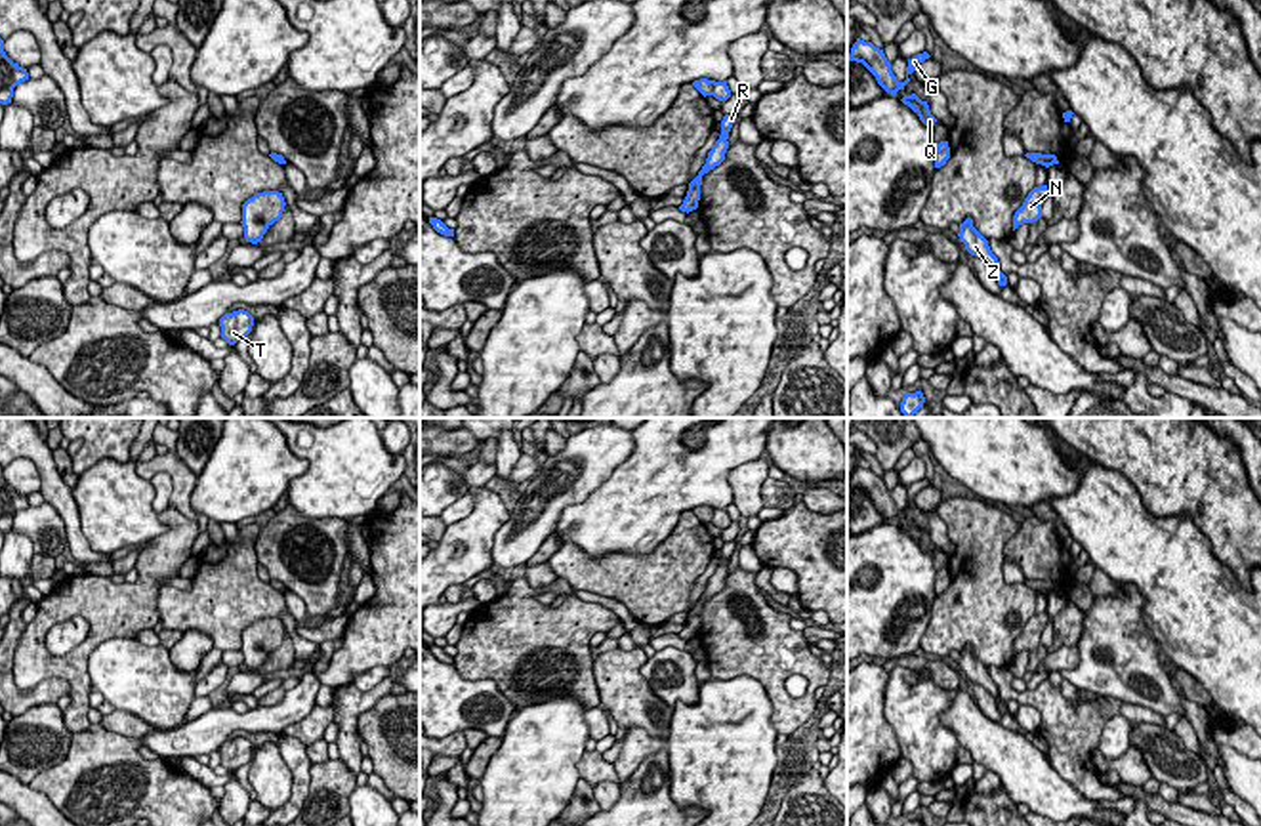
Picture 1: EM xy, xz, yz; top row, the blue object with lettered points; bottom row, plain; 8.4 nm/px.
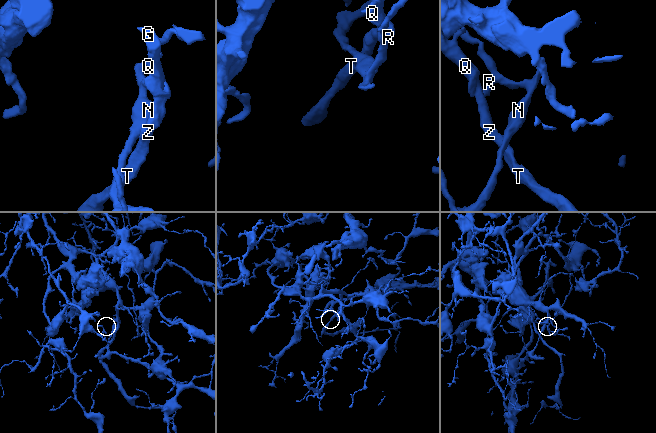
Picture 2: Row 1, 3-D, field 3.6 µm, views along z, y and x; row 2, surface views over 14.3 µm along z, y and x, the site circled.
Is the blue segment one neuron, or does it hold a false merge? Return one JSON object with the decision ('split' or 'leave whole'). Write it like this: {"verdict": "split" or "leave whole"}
{"verdict": "split"}

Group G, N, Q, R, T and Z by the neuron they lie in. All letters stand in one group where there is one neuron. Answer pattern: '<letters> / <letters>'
G Q R T Z / N

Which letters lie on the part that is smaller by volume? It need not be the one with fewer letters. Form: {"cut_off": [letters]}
{"cut_off": ["N"]}

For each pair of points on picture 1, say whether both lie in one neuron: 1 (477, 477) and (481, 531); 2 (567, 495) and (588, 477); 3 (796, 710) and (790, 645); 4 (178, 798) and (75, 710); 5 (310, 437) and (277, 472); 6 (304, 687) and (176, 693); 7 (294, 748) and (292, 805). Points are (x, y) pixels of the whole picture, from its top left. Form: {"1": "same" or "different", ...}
{"1": "different", "2": "same", "3": "same", "4": "different", "5": "different", "6": "different", "7": "same"}

